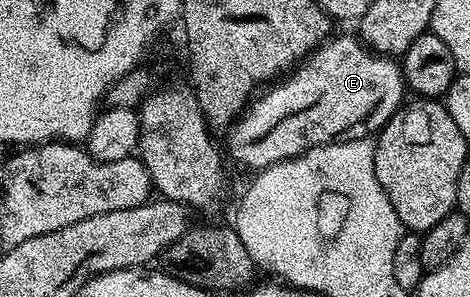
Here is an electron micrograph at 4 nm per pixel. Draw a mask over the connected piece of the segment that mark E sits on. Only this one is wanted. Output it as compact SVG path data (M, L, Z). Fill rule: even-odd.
M334 35L319 45L289 76L270 88L249 102L248 108L228 131L231 159L247 165L248 168L254 169L253 171L261 171L270 165L279 165L281 161L291 161L293 157L307 153L315 145L329 145L331 141L349 134L346 132L353 125L360 124L389 93L403 92L404 82L397 60L367 49L357 36Z

